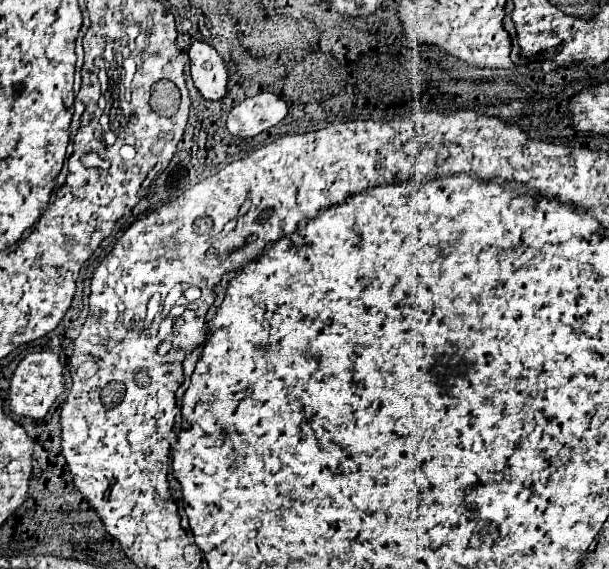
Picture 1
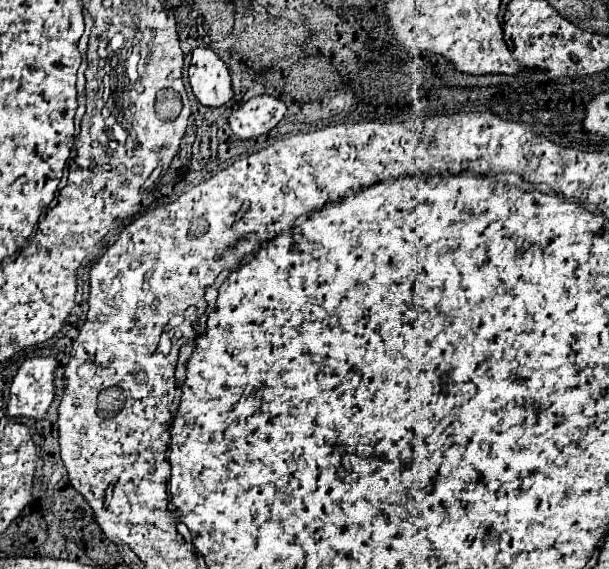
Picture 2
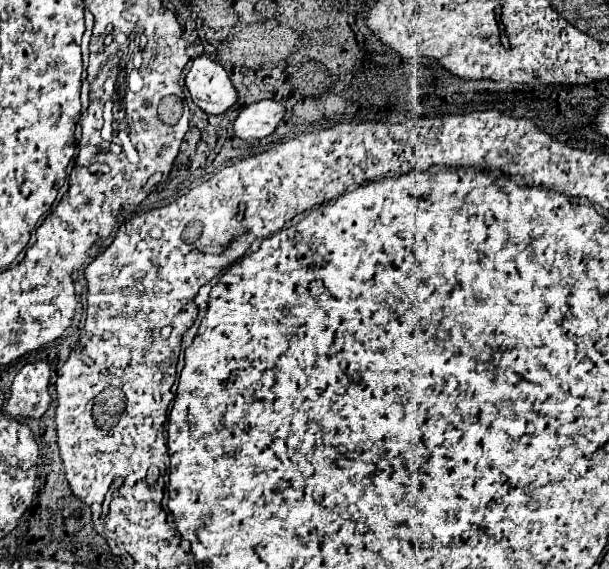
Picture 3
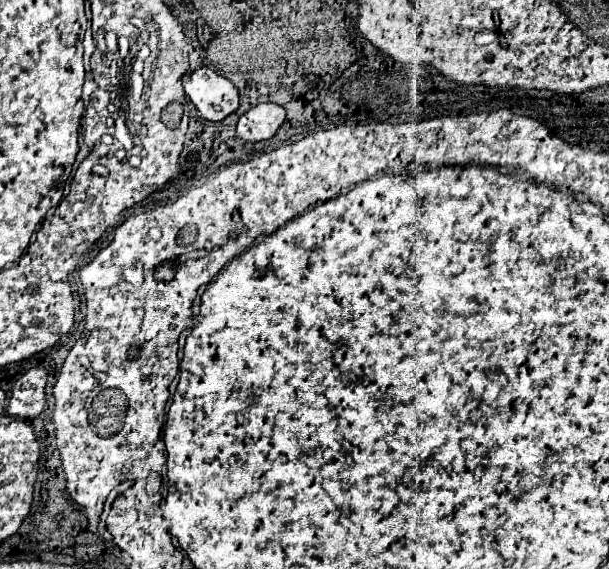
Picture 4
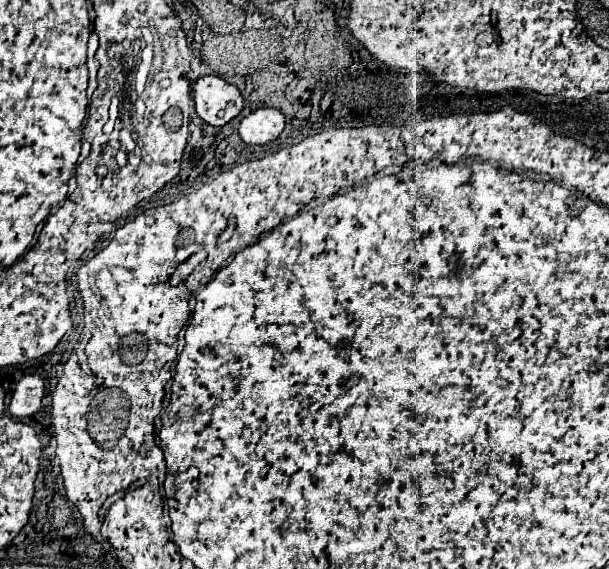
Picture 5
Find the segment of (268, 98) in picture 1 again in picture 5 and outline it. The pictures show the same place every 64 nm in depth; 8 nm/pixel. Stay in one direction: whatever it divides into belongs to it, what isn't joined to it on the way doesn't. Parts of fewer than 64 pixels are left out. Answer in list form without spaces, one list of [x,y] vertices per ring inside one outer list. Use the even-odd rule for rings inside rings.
[[[258,108],[250,112],[240,124],[240,138],[244,144],[270,144],[284,130],[284,114],[274,108]]]

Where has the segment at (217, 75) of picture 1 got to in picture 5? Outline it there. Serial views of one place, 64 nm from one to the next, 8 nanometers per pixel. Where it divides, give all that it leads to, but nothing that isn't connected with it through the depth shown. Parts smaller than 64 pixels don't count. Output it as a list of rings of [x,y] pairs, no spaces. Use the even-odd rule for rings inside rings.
[[[204,76],[194,82],[194,100],[196,114],[214,128],[222,128],[244,108],[240,90],[216,76]]]

